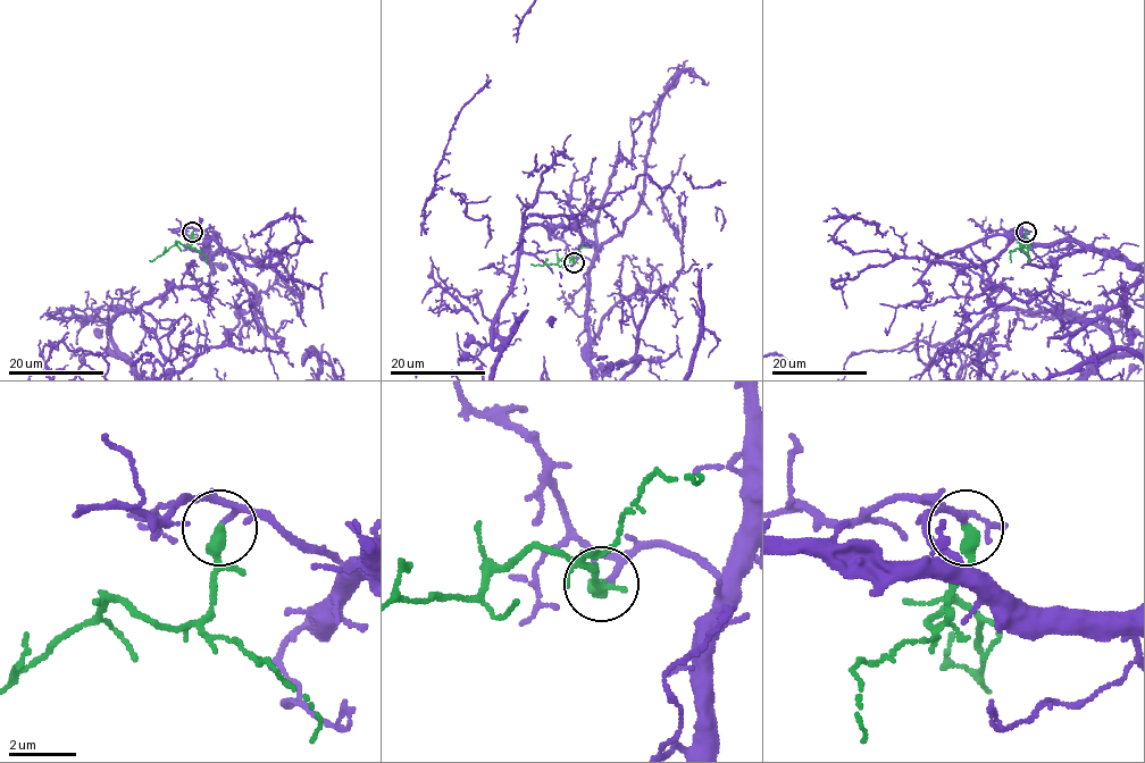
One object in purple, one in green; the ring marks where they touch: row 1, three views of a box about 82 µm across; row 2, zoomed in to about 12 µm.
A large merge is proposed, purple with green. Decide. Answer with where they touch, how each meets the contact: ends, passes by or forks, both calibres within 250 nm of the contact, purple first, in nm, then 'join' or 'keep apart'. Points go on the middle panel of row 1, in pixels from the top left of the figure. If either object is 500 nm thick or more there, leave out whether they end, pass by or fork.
(574, 262) | purple passes by | green passes by | 110/300 nm | join

